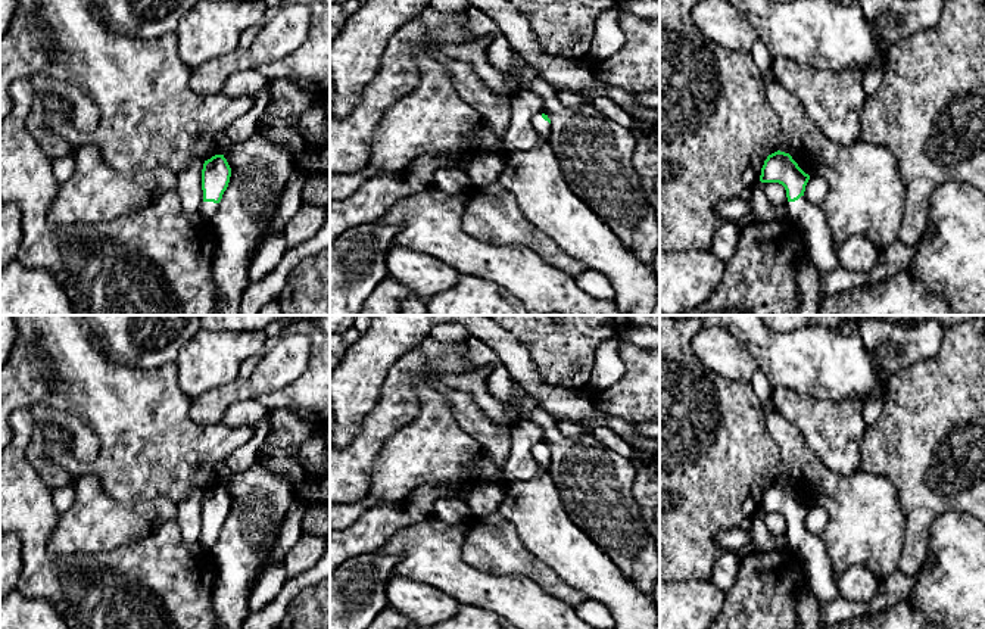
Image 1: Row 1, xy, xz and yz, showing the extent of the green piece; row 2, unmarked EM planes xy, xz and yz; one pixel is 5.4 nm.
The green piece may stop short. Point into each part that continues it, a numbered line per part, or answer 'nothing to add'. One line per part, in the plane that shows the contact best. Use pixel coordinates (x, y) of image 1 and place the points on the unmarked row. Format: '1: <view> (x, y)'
1: yz (810, 550)

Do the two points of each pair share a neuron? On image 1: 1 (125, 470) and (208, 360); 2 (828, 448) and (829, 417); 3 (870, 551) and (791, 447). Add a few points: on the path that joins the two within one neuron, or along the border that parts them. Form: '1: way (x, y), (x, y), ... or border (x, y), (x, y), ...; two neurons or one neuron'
1: border (174, 363), (177, 383), (192, 398); two neurons
2: way (829, 441), (829, 424); one neuron
3: way (863, 525), (811, 473); one neuron

